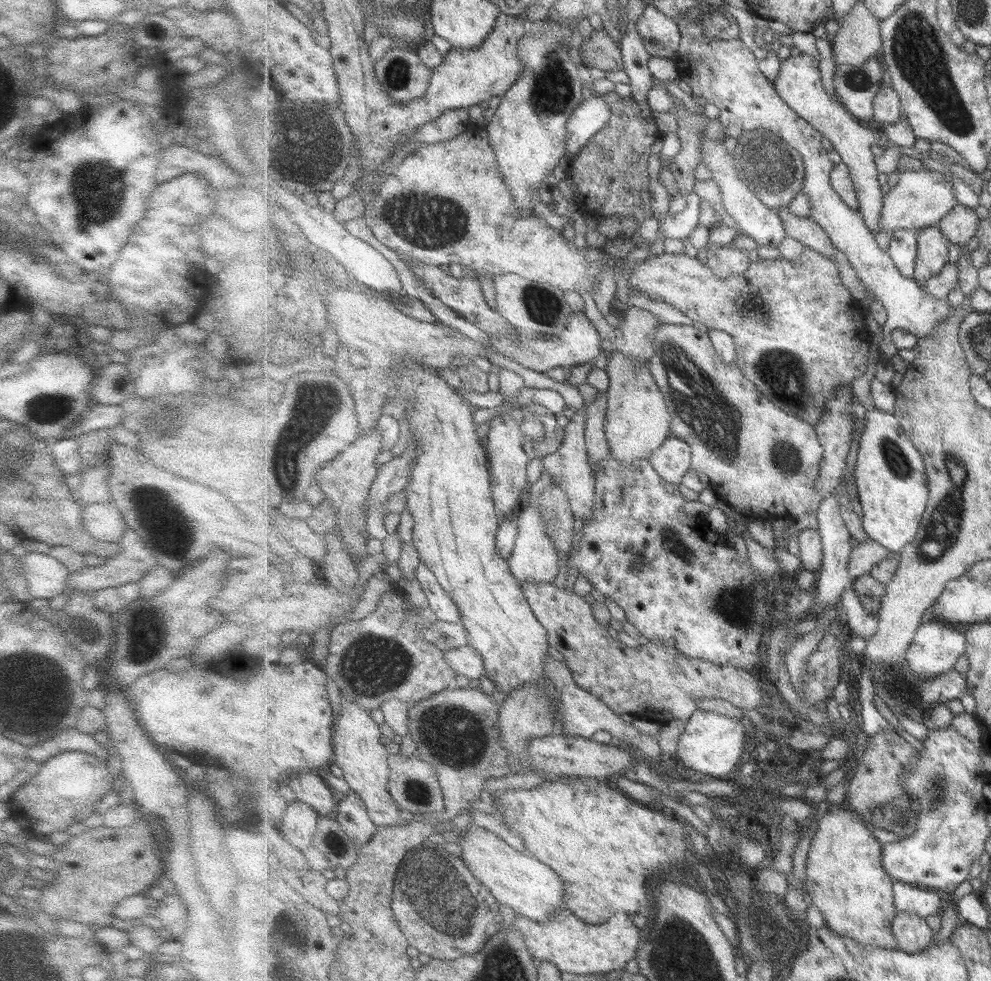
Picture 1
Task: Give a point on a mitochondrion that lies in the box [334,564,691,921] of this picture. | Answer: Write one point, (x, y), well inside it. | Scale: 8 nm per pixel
(457, 744)

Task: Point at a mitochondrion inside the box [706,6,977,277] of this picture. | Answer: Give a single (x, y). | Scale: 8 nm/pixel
(916, 50)

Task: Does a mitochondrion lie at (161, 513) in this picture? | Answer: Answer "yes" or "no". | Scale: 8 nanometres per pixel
yes

